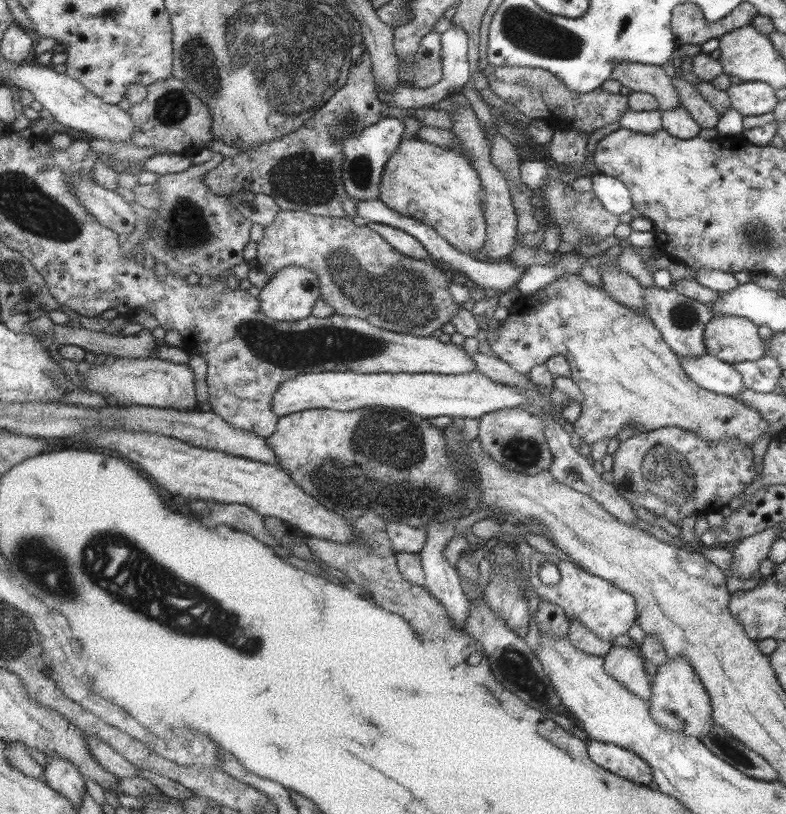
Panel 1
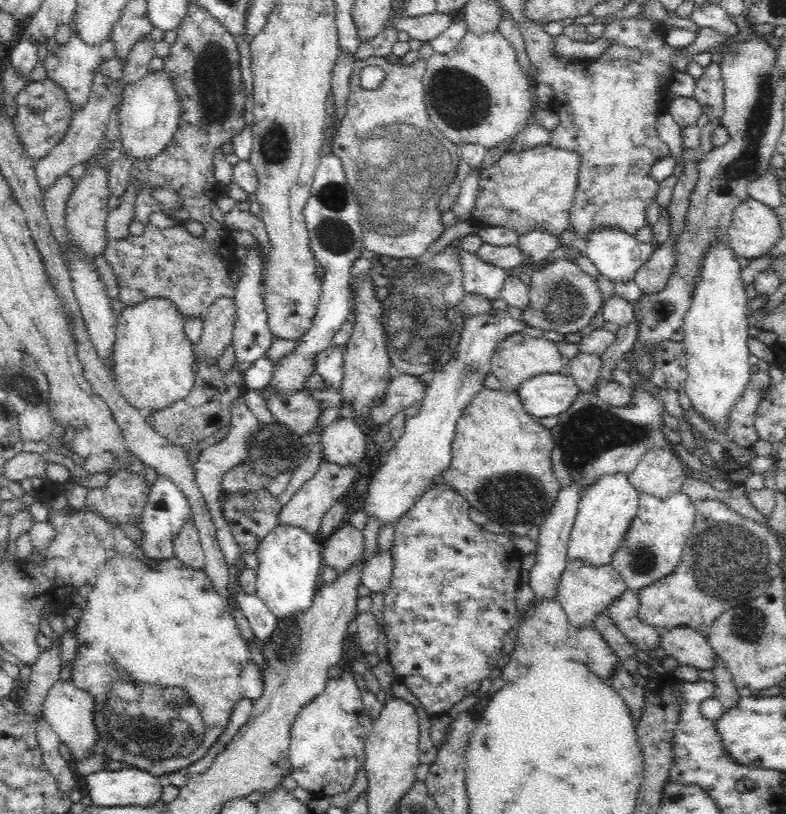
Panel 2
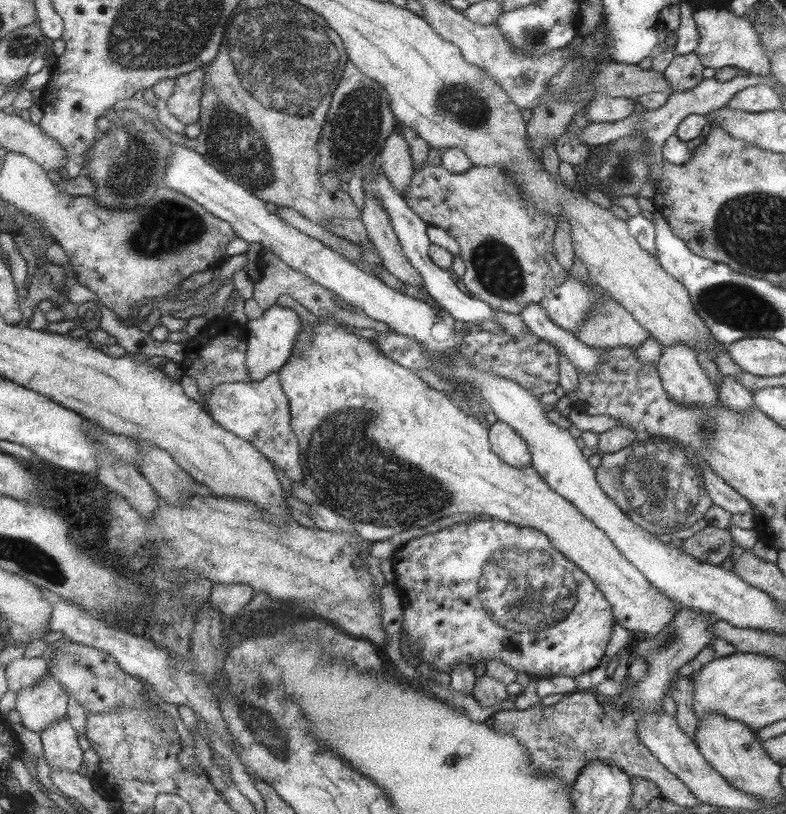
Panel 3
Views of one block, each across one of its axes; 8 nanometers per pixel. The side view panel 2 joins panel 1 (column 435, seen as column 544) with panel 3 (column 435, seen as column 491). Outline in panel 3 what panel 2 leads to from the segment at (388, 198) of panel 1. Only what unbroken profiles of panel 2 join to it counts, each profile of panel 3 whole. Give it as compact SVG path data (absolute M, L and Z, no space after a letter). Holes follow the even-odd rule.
M423 162L423 166L414 168L414 174L408 188L403 194L403 201L410 207L410 209L417 214L420 218L426 221L427 225L439 226L443 230L447 231L449 236L453 237L459 245L459 257L464 262L465 272L460 276L460 280L463 286L468 290L471 297L485 301L492 309L501 310L503 312L517 314L521 312L523 306L527 304L538 304L543 299L543 296L549 294L552 288L558 287L565 279L565 269L563 269L555 259L553 255L553 234L555 234L555 221L545 215L543 211L537 211L535 205L526 202L522 197L522 192L517 186L517 183L505 175L505 171L499 167L499 165L493 165L489 167L475 167L467 168L467 171L461 172L461 174L450 173L447 169L443 168L441 164L430 165L427 162Z

